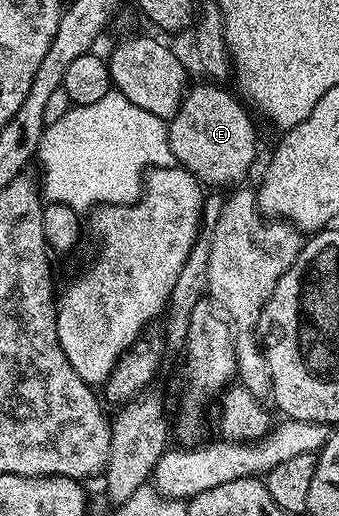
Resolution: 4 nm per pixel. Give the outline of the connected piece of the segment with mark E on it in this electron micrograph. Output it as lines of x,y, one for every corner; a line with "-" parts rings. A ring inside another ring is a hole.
213,82
201,83
205,84
197,84
194,88
192,85
186,91
177,113
174,114
172,120
168,121
171,154
175,154
177,164
186,168
202,185
210,184
213,187
210,189
213,190
221,190
217,188
225,187
228,189
230,186
240,185
237,183
248,174
249,167
252,166
253,159
257,156
257,134
253,130
252,120
245,113
246,105
236,95
233,97
225,86
218,86

